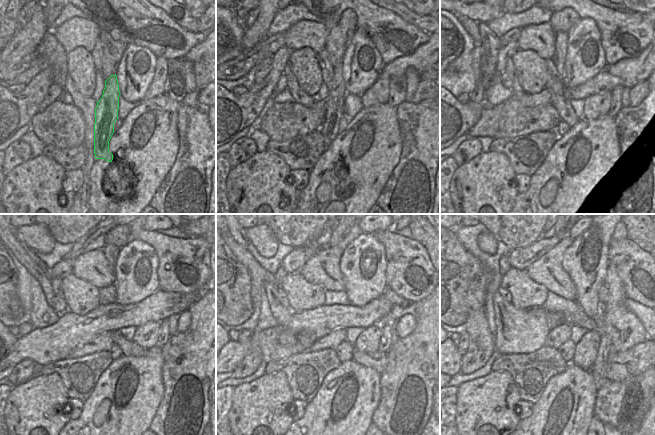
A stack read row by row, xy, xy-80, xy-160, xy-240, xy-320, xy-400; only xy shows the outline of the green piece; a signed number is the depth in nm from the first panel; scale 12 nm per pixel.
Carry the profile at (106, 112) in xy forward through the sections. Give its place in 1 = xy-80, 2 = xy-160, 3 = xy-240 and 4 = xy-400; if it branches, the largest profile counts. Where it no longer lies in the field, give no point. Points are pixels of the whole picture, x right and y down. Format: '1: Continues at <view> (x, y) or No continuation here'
1: Continues at xy-80 (334, 101)
2: Continues at xy-160 (560, 38)
3: Continues at xy-240 (111, 252)
4: Continues at xy-400 (561, 234).

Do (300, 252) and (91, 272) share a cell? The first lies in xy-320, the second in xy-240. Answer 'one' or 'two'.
two

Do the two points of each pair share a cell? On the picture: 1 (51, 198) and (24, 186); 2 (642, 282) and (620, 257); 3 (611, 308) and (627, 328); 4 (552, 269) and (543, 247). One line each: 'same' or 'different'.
1: same
2: same
3: same
4: different

